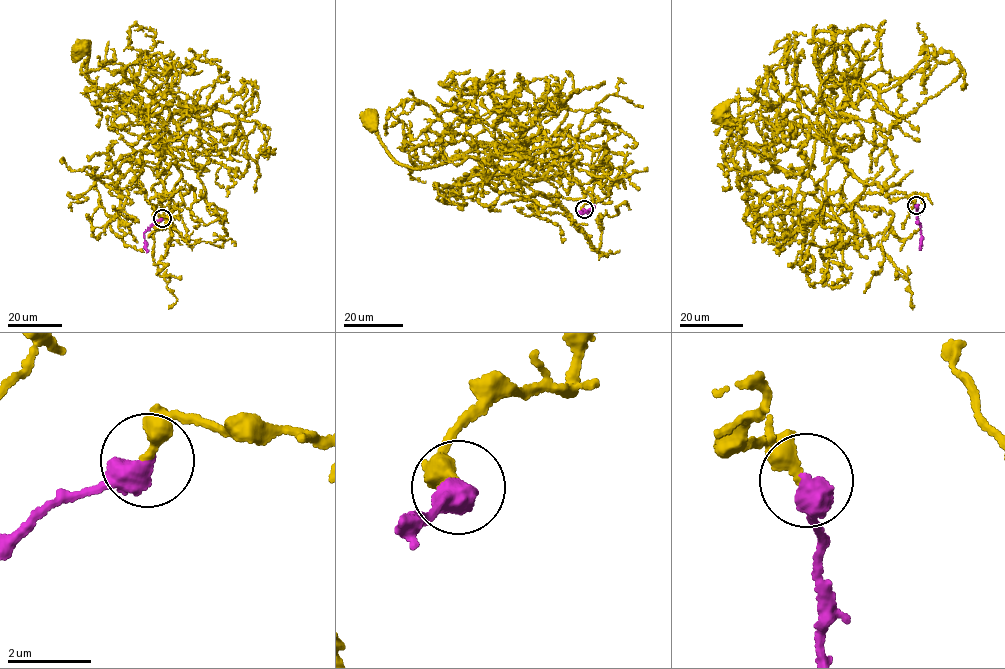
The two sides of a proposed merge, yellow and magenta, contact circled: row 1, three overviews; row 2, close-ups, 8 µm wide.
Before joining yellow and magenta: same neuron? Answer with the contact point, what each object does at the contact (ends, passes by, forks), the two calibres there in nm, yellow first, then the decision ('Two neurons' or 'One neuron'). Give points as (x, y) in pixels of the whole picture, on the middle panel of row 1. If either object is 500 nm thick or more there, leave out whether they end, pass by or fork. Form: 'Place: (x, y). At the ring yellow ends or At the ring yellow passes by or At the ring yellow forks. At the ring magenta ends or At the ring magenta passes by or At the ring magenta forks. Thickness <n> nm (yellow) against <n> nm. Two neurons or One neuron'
Place: (584, 209). Thickness 360 nm (yellow) against 650 nm. One neuron

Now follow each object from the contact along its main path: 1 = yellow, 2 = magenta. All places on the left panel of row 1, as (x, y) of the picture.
1: (162, 218), (179, 212), (159, 194), (161, 155), (145, 109), (94, 87), (90, 42), (81, 49)
2: (162, 218), (144, 232), (147, 252)

